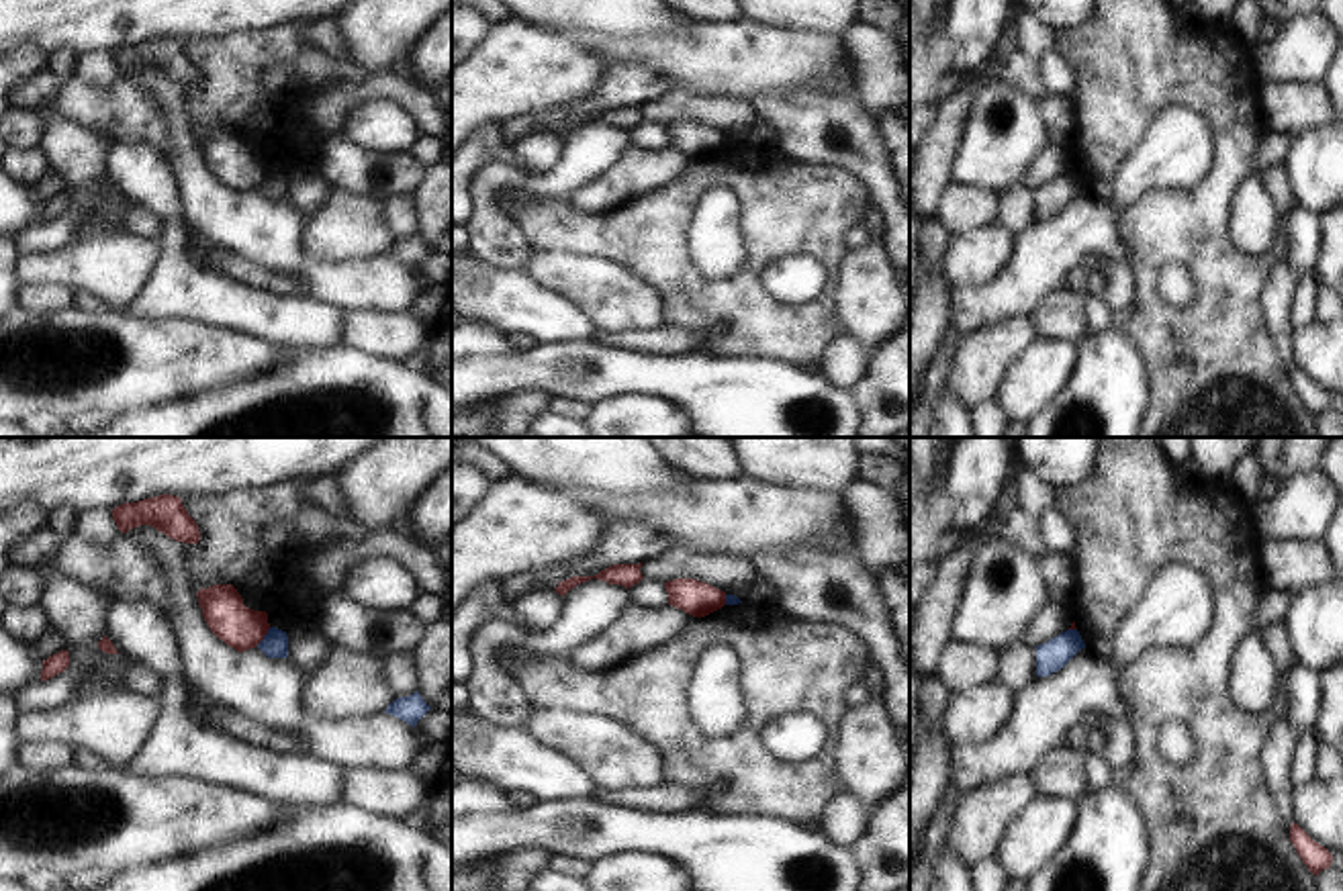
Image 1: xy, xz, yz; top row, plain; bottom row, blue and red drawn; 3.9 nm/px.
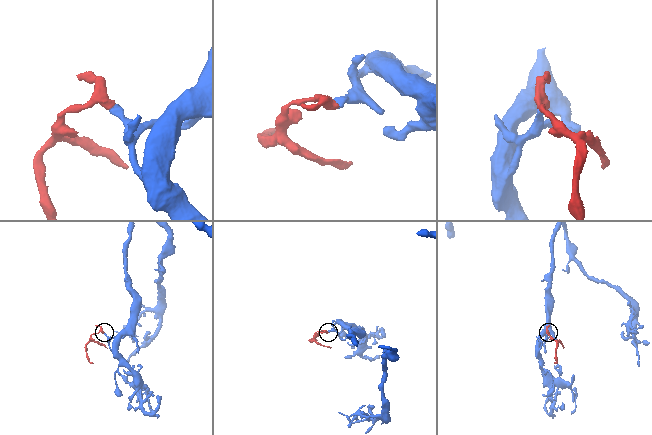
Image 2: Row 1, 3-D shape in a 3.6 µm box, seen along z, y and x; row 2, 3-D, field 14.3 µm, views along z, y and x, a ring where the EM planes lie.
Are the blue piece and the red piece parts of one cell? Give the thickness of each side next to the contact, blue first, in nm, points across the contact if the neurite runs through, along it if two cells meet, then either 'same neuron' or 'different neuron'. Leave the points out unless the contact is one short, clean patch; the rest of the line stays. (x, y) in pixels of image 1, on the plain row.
110/170 nm | along xy (270, 170), (256, 186) | different neuron

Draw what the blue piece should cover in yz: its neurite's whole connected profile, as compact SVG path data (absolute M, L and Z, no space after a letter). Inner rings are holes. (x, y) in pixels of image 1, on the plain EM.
M1067 172L1047 186L1036 188L1036 219L1061 213L1081 190L1085 186L1077 172Z

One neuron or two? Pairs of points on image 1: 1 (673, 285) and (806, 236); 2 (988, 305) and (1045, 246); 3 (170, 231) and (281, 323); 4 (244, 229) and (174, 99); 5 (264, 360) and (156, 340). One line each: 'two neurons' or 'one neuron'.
1: one neuron
2: one neuron
3: one neuron
4: one neuron
5: one neuron

